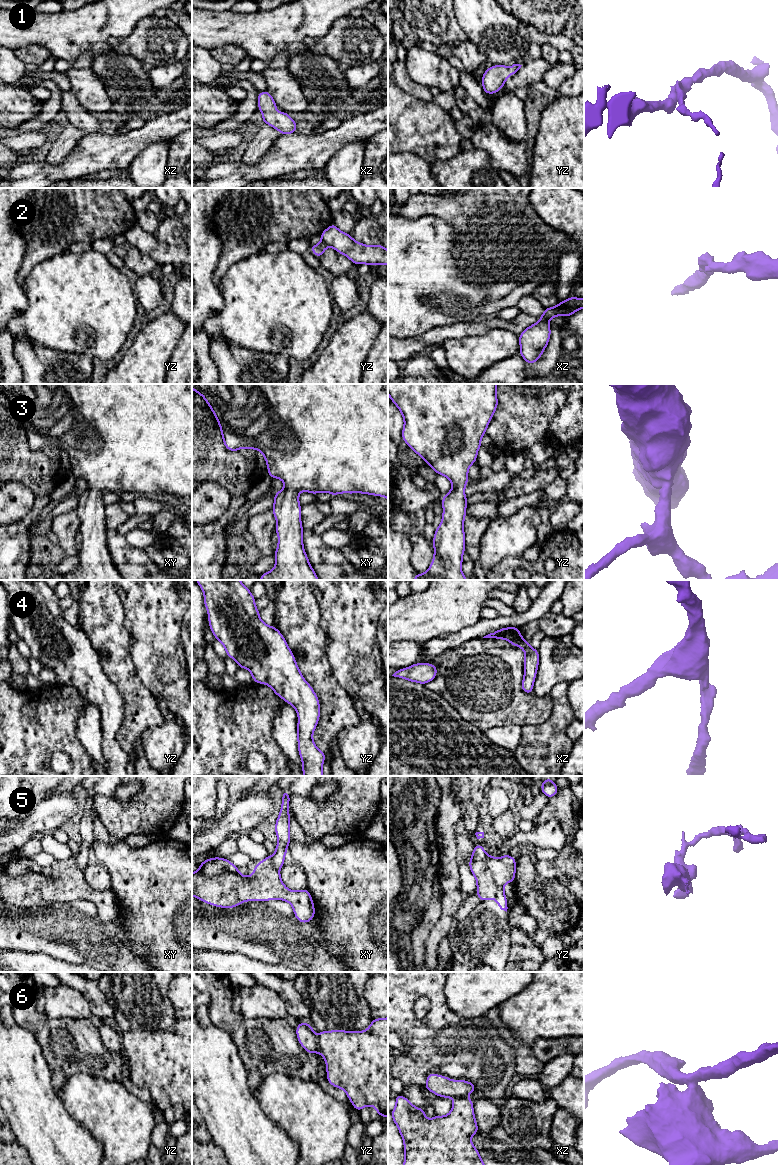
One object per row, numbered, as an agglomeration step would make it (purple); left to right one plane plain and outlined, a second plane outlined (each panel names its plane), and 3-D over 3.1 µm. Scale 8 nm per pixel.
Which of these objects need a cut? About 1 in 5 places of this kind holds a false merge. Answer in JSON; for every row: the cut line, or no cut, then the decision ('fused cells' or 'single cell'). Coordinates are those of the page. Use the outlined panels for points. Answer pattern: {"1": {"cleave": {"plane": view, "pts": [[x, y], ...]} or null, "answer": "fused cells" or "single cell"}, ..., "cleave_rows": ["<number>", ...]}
{"1": {"cleave": null, "answer": "single cell"}, "2": {"cleave": {"plane": "xz", "pts": [[540, 320], [547, 322]]}, "answer": "fused cells"}, "3": {"cleave": null, "answer": "single cell"}, "4": {"cleave": null, "answer": "single cell"}, "5": {"cleave": {"plane": "yz", "pts": [[486, 855], [486, 865], [491, 872], [496, 886], [495, 897]]}, "answer": "fused cells"}, "6": {"cleave": {"plane": "yz", "pts": [[316, 1039], [319, 1050]]}, "answer": "fused cells"}, "cleave_rows": ["2", "5", "6"]}

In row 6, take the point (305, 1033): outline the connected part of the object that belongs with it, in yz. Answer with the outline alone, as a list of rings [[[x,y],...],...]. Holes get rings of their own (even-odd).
[[[300,1022],[296,1027],[296,1036],[300,1045],[309,1054],[318,1053],[319,1047],[317,1045],[317,1038],[314,1034],[314,1028],[310,1024]]]

